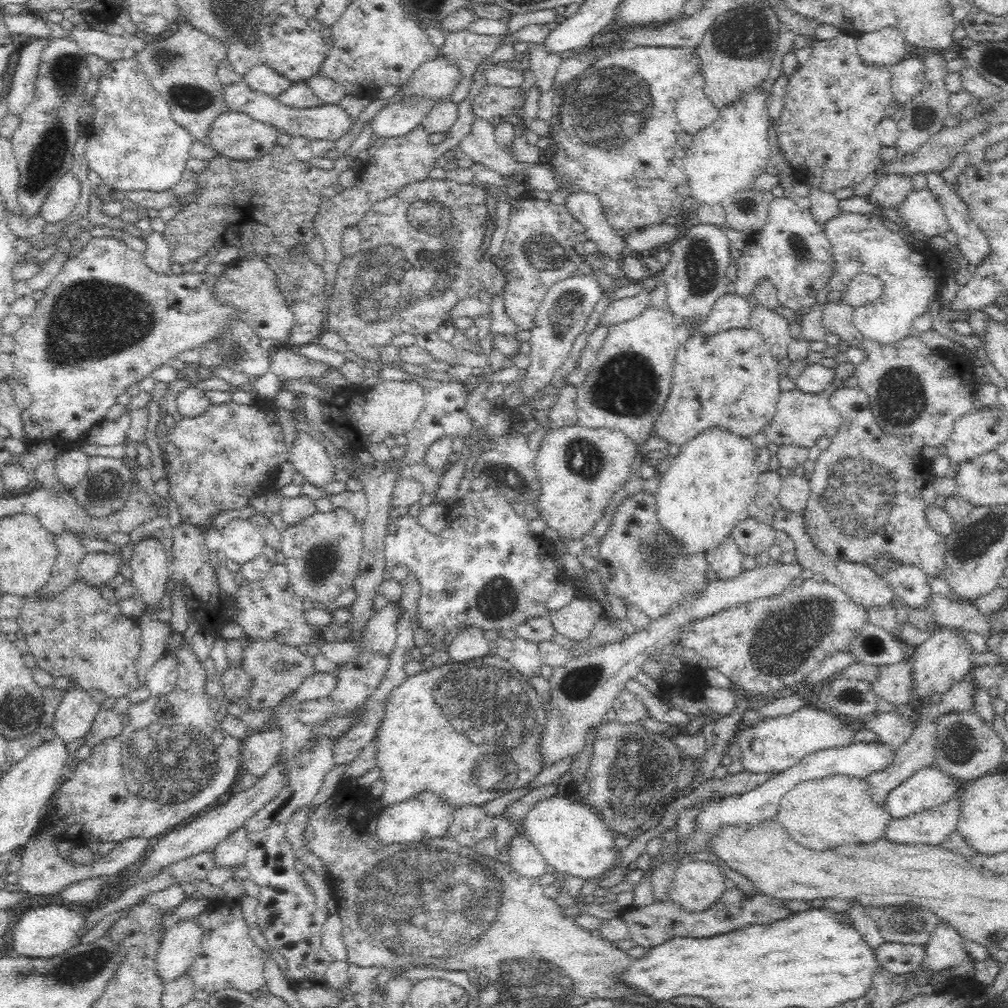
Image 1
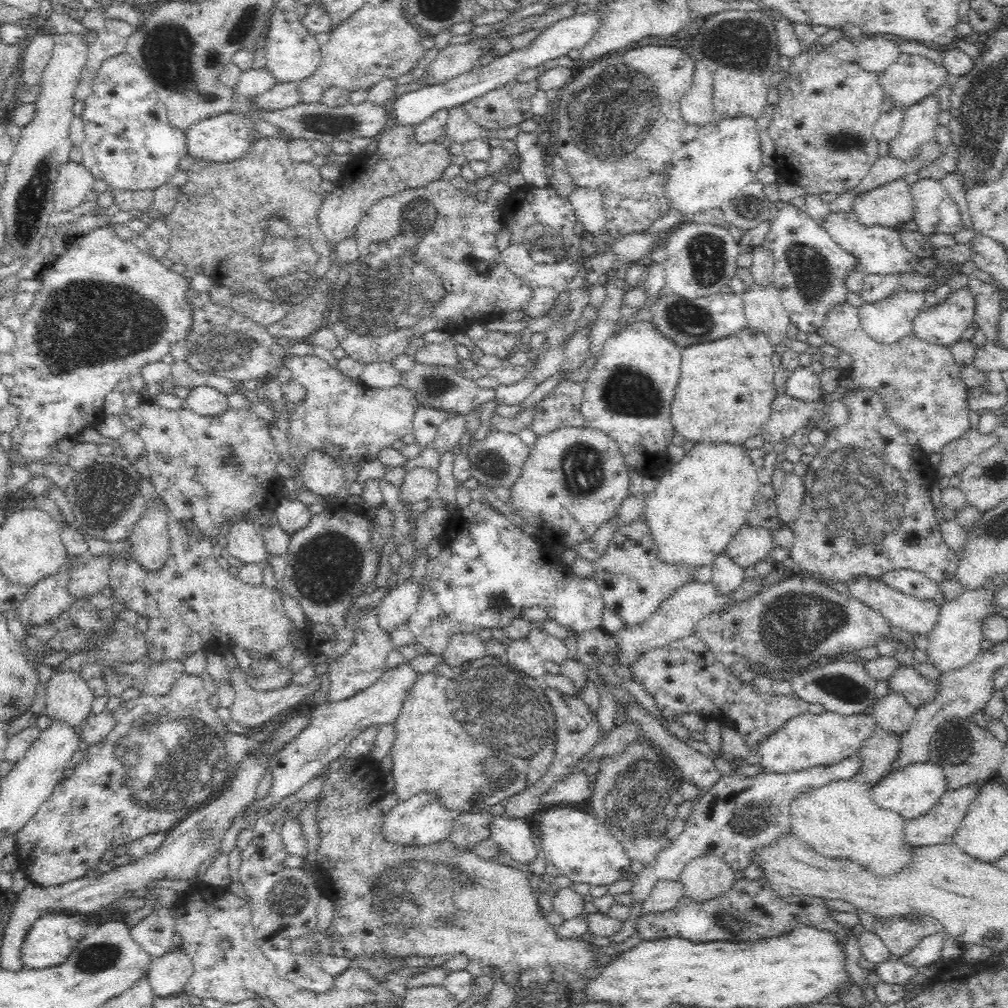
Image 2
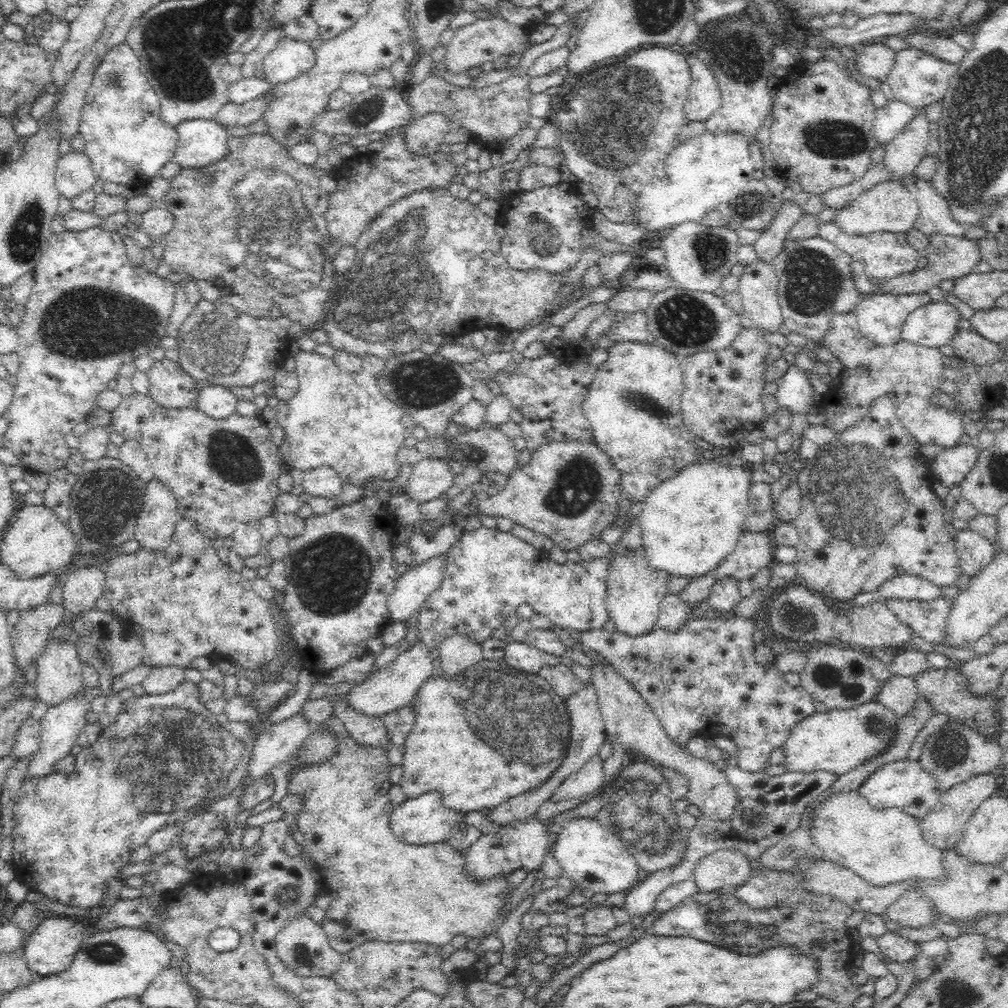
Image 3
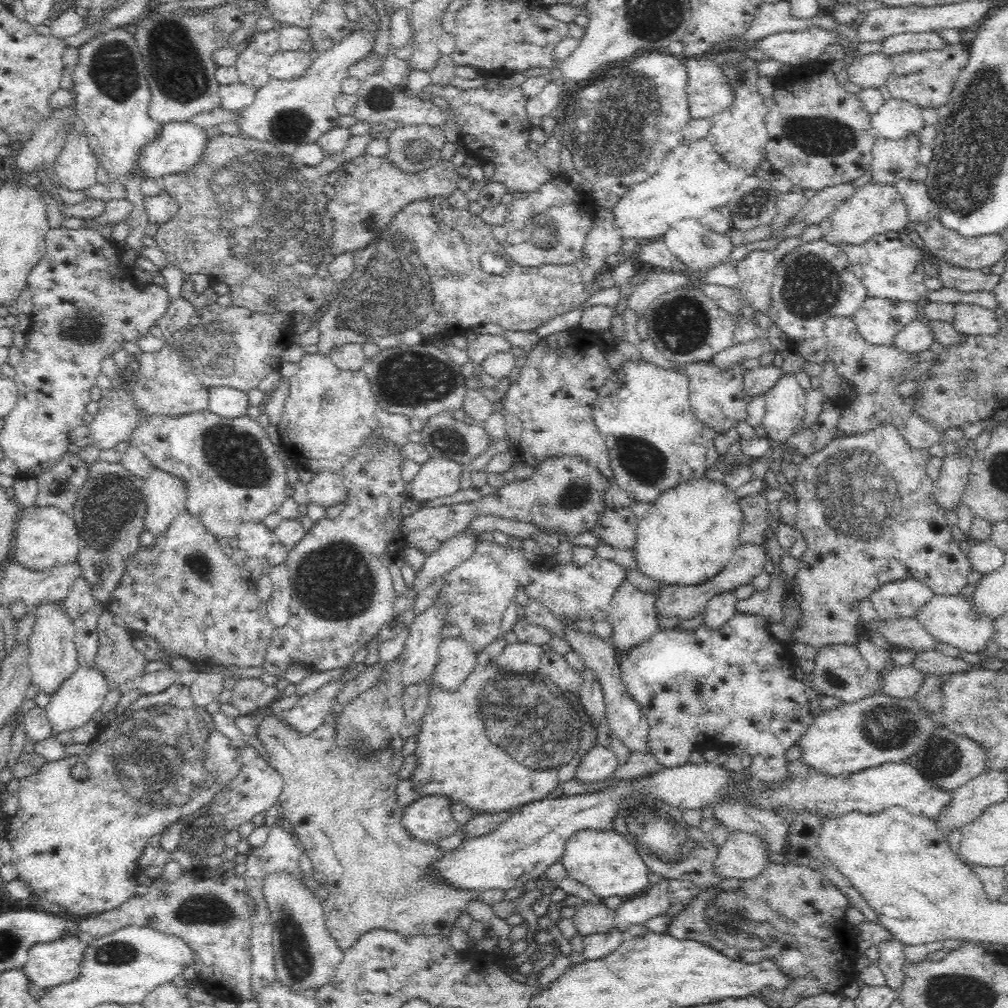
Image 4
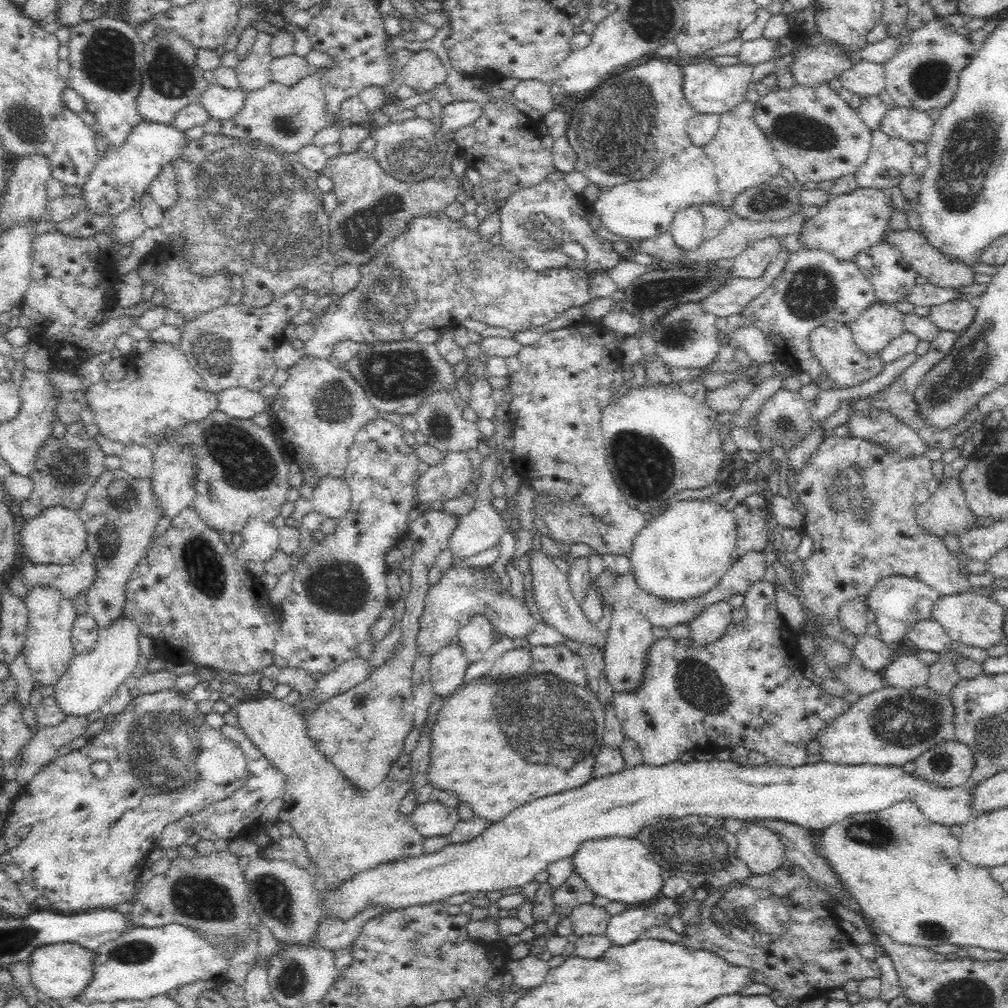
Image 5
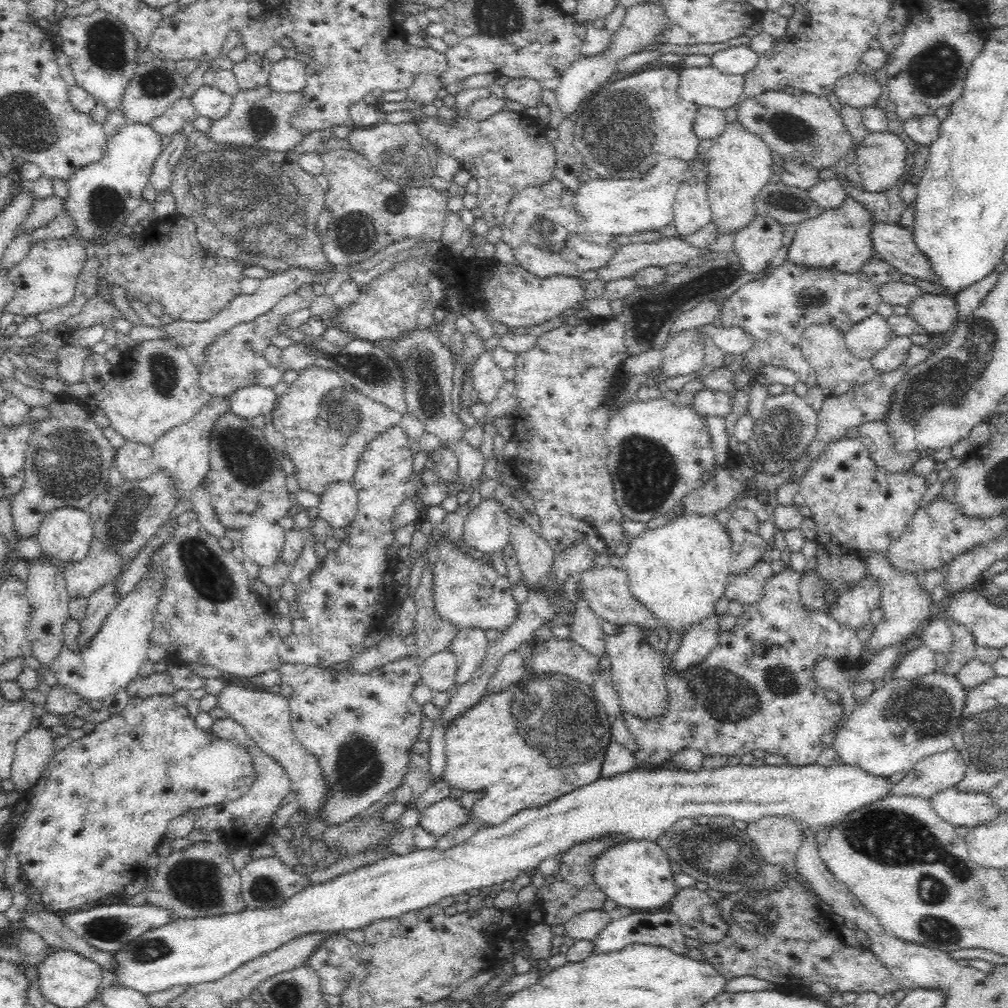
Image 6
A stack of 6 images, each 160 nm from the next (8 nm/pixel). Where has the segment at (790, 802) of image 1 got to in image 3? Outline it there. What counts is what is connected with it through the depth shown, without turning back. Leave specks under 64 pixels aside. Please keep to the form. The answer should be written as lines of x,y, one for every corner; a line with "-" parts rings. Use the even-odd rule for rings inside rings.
858,791
837,792
820,803
811,814
810,834
812,842
822,850
824,858
854,871
872,886
899,884
904,881
915,883
914,880
938,882
946,876
945,868
942,868
944,850
928,844
923,839
918,818
896,807
876,810

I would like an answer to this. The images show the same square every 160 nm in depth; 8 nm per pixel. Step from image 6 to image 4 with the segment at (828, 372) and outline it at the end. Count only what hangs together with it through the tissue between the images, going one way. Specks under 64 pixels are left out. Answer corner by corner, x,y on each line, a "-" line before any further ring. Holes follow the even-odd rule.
851,317
828,318
824,324
824,338
826,338
827,360
832,361
836,365
838,375
845,381
852,383
857,390
856,397
848,400
848,406
844,406
842,410
839,410
837,430
845,434
860,434
868,432
868,430
874,430
876,426
882,426
882,421
888,421
902,434
903,438
906,438
907,442
910,442
911,446
914,446
914,449
918,449
920,452
925,452
934,444
940,443
943,432
940,429
929,426
928,421
918,417
916,412
913,411
913,406
904,402
904,398
898,395
896,388
896,385
906,380
903,376
905,371
911,371
916,374
923,369
924,364
922,361
918,361
916,354
900,351
894,345
868,344
858,332

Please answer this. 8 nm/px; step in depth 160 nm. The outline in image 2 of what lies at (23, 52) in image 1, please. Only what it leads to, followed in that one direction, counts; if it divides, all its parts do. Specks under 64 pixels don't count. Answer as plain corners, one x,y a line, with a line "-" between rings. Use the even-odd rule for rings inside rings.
42,29
39,35
23,45
23,68
20,80
22,85
39,84
44,67
52,56
55,34
54,31

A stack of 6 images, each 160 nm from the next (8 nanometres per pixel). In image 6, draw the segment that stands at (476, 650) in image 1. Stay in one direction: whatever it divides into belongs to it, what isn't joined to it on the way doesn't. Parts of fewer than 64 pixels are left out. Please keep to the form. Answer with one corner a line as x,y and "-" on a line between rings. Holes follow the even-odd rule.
452,651
436,652
420,665
420,682
432,691
447,692
454,684
458,665

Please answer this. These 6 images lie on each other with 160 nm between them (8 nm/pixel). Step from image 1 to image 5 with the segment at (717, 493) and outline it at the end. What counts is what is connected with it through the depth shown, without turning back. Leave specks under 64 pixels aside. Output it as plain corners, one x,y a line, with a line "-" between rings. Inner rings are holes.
708,499
672,501
653,513
653,517
645,522
644,528
638,531
628,554
633,578
636,585
649,595
668,601
687,601
699,597
721,582
722,576
730,570
736,541
736,518
725,505

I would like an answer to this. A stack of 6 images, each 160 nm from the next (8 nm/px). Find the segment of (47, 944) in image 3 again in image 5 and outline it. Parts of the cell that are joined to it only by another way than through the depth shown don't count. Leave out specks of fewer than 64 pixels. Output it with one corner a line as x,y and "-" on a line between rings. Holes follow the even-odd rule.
75,943
42,946
34,950
29,959
30,976
40,997
52,998
62,1003
74,1000
94,978
89,951

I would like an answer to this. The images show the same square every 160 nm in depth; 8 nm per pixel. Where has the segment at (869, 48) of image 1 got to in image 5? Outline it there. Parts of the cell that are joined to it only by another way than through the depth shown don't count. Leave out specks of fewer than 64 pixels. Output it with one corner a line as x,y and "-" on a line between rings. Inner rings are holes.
866,60
853,63
839,77
842,88
858,94
861,99
879,96
885,90
885,80
884,65

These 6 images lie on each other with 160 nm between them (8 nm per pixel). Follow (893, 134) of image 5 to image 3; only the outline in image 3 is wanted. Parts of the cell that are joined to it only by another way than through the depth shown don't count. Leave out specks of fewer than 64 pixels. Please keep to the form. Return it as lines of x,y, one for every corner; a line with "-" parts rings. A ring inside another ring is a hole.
891,98
875,113
873,131
879,144
888,144
918,113
919,110

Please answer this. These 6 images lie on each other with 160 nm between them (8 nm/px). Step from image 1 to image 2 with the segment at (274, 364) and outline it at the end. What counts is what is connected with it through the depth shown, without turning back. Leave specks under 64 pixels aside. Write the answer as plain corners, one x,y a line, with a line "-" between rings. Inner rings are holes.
287,353
282,366
291,372
291,378
306,387
302,402
289,416
289,449
287,458
302,470
302,462
312,451
328,454
330,446
335,447
337,456
332,459
343,470
345,484
356,482
361,462
379,460
380,450
401,441
413,432
413,416
418,406
414,391
398,385
389,389
372,388
362,382
352,381
338,369
328,365
314,354
294,356

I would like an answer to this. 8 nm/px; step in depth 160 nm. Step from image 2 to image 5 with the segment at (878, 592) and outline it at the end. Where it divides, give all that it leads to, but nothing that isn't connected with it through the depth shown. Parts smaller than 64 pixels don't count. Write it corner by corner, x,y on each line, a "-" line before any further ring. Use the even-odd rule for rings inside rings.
975,589
972,592
940,596
931,610
931,618
938,622
951,641
966,646
977,646
982,650
987,650
1005,640
1004,615
1005,608
1002,608
1002,605

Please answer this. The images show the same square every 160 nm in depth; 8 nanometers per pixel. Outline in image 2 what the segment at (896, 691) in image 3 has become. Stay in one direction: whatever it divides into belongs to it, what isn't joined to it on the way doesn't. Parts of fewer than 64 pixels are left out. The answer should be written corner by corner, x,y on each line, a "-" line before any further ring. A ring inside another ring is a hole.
891,690
884,698
877,700
870,710
876,727
898,736
904,735
910,729
915,712
916,707
901,694

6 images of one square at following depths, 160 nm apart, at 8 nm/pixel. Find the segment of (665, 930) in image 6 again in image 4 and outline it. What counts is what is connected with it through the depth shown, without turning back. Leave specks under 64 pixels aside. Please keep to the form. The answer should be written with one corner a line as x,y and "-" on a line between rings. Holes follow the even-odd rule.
663,877
660,882
650,884
643,894
623,900
622,905
615,910
615,927
623,934
626,934
630,925
644,925
651,918
656,918
657,916
661,916
663,912
667,912
672,905
668,897
668,886
669,879

